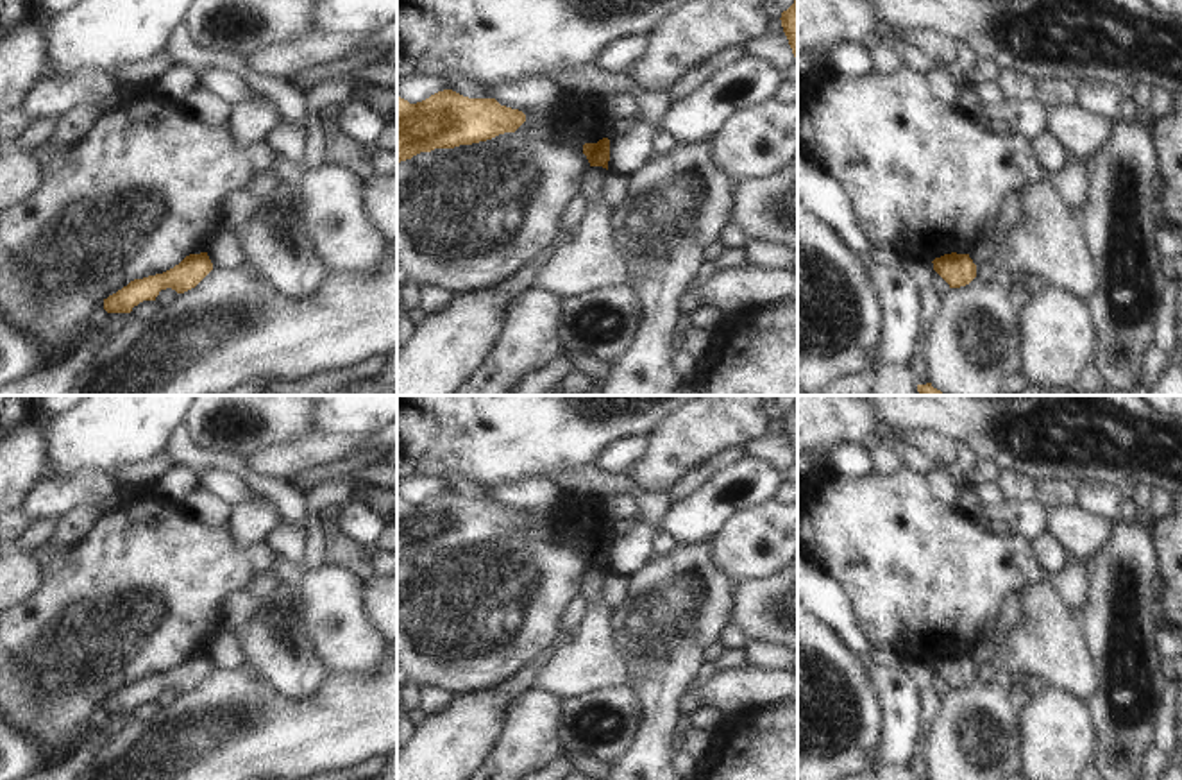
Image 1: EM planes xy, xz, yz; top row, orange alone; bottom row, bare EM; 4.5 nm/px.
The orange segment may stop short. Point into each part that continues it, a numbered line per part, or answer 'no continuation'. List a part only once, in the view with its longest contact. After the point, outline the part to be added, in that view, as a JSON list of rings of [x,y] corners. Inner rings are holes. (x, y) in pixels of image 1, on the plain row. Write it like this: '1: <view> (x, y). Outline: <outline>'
no continuation

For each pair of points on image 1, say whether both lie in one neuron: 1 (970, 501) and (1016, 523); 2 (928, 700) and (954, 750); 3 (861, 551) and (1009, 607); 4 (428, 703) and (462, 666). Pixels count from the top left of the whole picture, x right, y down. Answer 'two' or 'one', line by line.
1: one
2: two
3: two
4: two

